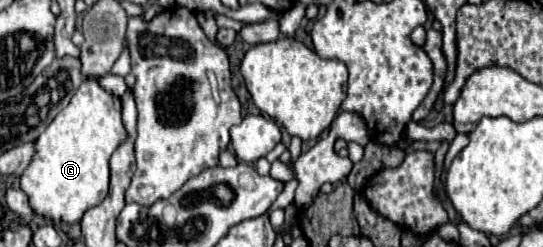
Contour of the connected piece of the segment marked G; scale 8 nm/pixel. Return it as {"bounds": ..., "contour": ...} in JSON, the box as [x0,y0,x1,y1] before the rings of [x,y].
{"bounds":[20,79,126,223],"contour":[[[86,79],[80,85],[80,89],[70,99],[70,103],[56,115],[56,119],[46,127],[46,131],[36,139],[36,155],[20,177],[20,187],[28,195],[34,213],[52,221],[80,223],[82,215],[88,209],[104,201],[104,197],[108,195],[108,181],[110,181],[110,167],[108,167],[110,155],[126,139],[120,113],[122,113],[120,99],[104,91],[96,79]]]}

